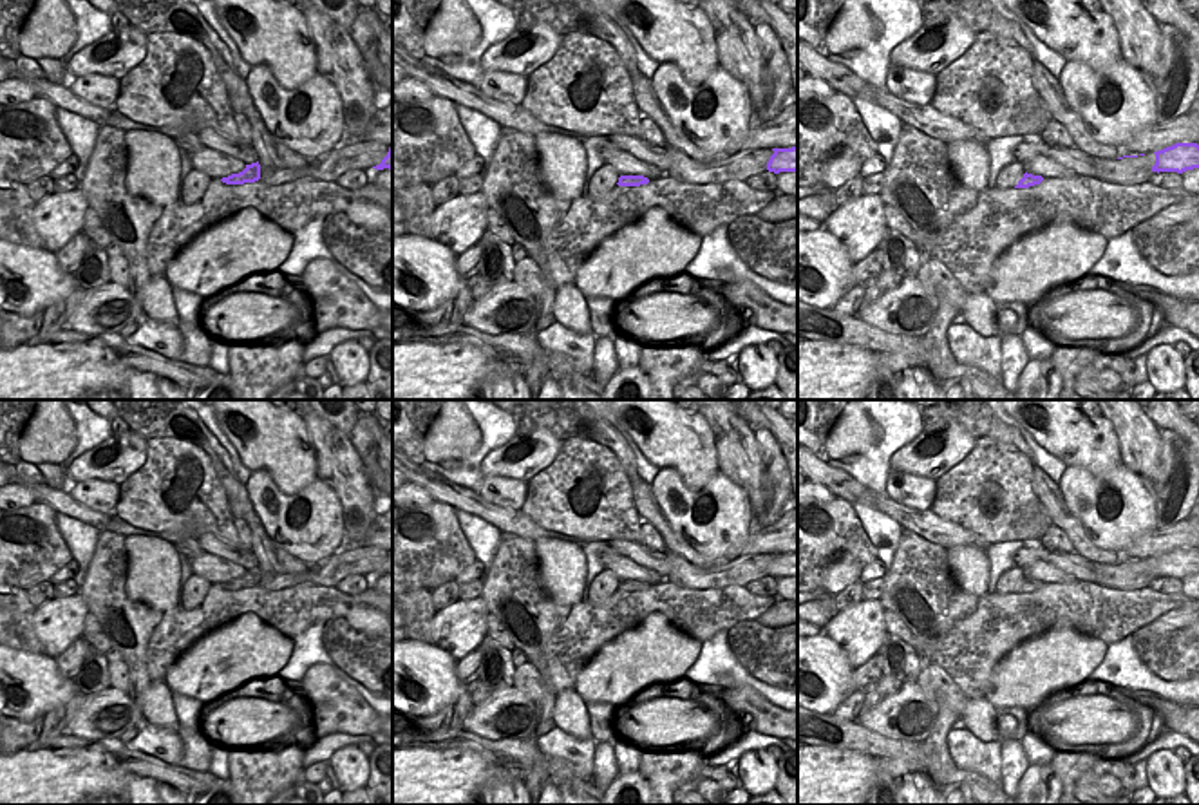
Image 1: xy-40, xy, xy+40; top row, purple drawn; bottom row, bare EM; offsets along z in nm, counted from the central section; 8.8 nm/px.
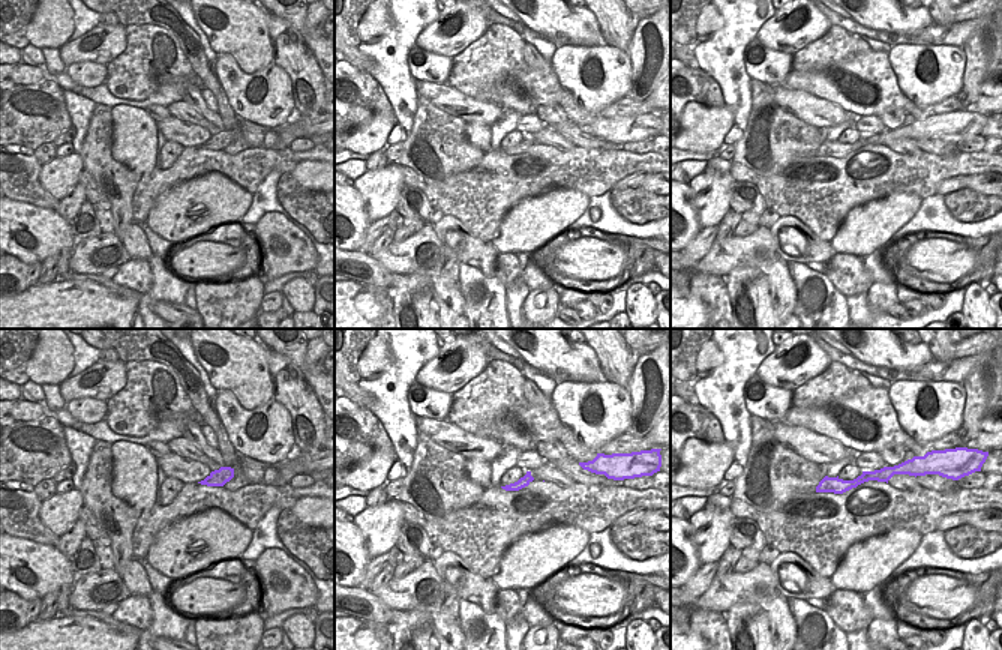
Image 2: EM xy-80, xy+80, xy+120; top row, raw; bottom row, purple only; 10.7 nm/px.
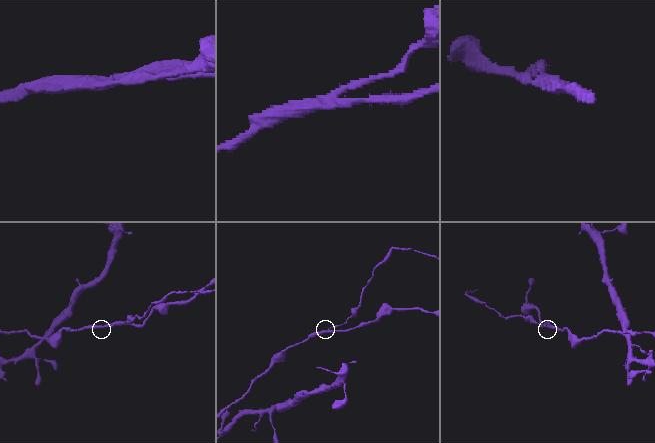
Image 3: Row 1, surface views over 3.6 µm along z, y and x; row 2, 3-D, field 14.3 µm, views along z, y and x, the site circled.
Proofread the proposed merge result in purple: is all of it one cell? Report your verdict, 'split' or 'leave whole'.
split

